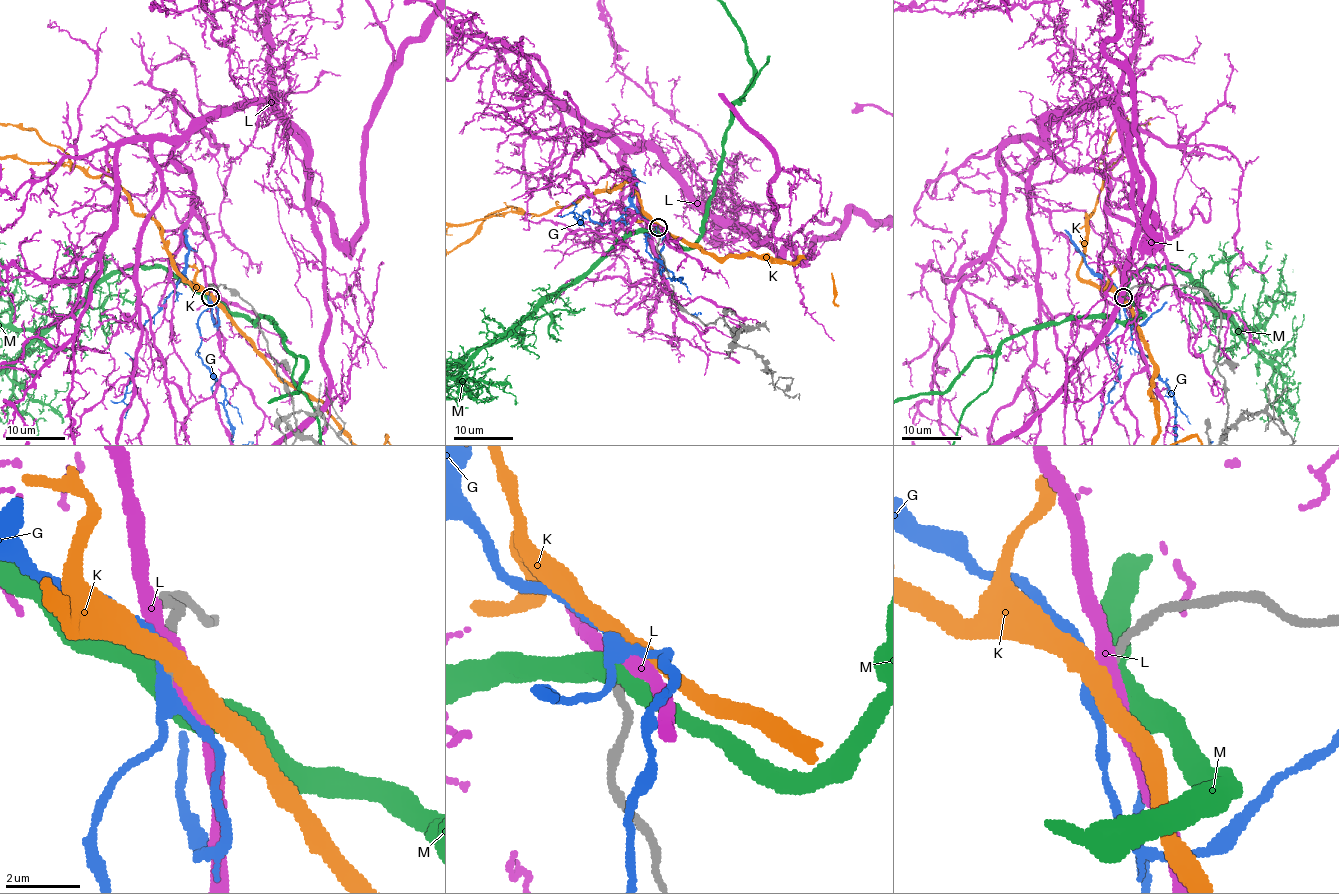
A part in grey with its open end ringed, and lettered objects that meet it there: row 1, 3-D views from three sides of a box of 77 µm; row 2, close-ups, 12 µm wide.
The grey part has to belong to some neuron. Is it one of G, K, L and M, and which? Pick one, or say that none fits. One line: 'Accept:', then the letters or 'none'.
Accept: none

